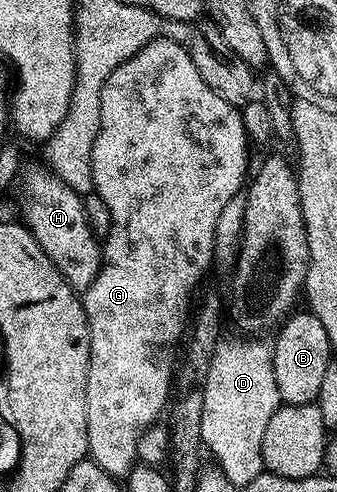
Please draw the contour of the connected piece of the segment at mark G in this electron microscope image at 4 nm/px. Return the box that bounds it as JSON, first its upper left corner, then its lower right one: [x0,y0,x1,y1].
[82,37,250,476]

